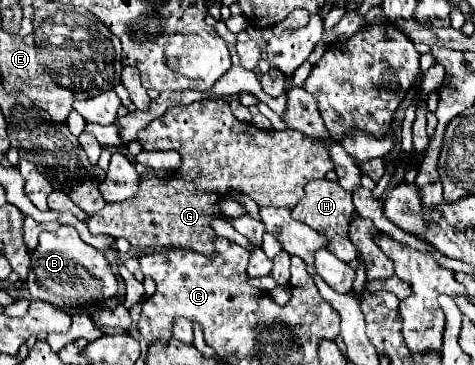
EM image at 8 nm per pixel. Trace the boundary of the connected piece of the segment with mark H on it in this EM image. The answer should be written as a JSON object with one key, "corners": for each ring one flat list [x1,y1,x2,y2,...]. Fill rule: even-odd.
{"corners":[[315,179,309,181,305,185,305,195,301,197,301,201,293,207,293,219,309,225,311,229,319,231,321,235,325,235,329,239,329,251,333,255,337,255,341,261,353,261,357,259,357,249,355,245,349,241,347,233,345,233,345,225,349,225,349,219,353,215,355,207,353,207,353,199,351,193,345,191,337,181,329,181,329,179]]}

